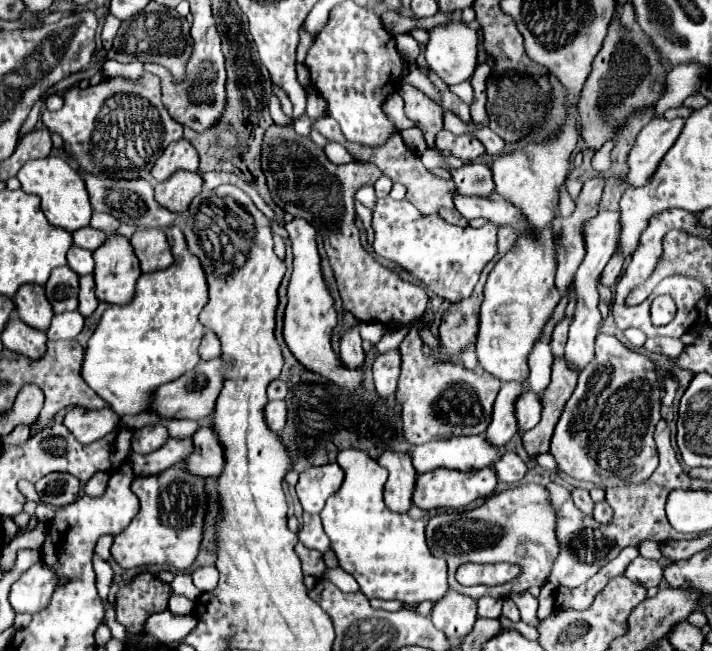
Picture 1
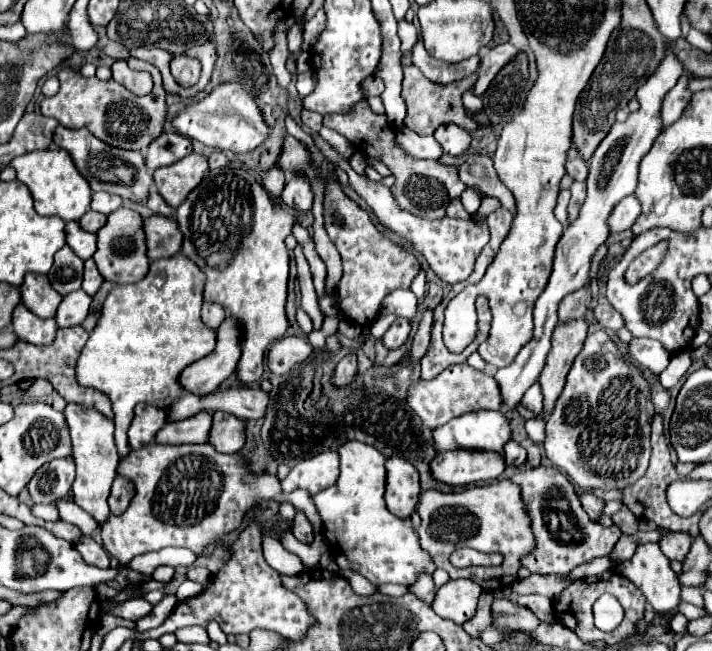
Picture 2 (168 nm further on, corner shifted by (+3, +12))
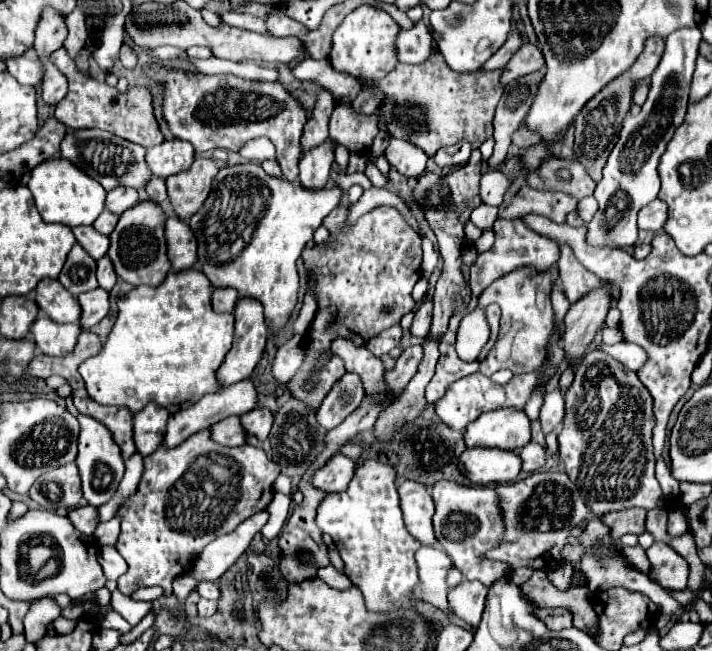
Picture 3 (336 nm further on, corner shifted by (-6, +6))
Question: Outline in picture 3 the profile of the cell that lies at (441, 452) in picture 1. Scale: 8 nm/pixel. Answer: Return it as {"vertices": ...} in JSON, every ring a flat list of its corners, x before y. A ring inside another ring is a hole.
{"vertices":[[494,410,470,422,464,430,466,448,500,448,518,452,530,442,530,420,518,410]]}

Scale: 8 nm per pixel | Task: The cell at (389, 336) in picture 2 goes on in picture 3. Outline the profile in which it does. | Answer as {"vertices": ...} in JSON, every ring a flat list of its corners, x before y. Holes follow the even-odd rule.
{"vertices":[[424,300,414,312,414,322,410,326,410,334,424,338,430,328,430,318,432,318,432,302]]}

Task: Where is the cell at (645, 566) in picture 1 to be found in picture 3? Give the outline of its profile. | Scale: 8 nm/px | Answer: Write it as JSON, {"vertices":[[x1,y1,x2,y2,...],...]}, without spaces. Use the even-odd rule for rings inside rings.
{"vertices":[[654,542,648,550,648,576,668,592,688,588,688,562,664,542]]}

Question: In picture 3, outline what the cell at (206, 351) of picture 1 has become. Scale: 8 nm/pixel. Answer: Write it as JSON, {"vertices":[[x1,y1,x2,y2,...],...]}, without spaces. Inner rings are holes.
{"vertices":[[214,290,212,294,212,308,218,314,230,314,238,302,238,294,234,290]]}

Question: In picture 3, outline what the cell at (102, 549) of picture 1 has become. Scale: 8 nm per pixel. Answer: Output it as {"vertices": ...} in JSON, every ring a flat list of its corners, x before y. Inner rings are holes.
{"vertices":[[78,416,80,422,80,438,78,438,78,458,76,458,76,466,80,470,80,478,82,478,82,492,84,498,90,506,102,506,106,504,118,490,118,484,124,476,124,458,120,452,120,446,114,442,110,430,90,418,90,416]]}

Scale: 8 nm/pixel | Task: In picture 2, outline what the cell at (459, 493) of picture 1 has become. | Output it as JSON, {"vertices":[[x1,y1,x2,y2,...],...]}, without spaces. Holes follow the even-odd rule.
{"vertices":[[449,450,439,452,429,464,431,474,453,486,465,486,481,480,495,480,505,470,505,458,497,452,469,452,469,450]]}

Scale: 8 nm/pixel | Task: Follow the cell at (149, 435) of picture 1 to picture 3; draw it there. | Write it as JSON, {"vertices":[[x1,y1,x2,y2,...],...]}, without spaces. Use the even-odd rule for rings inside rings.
{"vertices":[[150,402,134,414,134,442,142,456,150,456,164,440,168,410]]}

